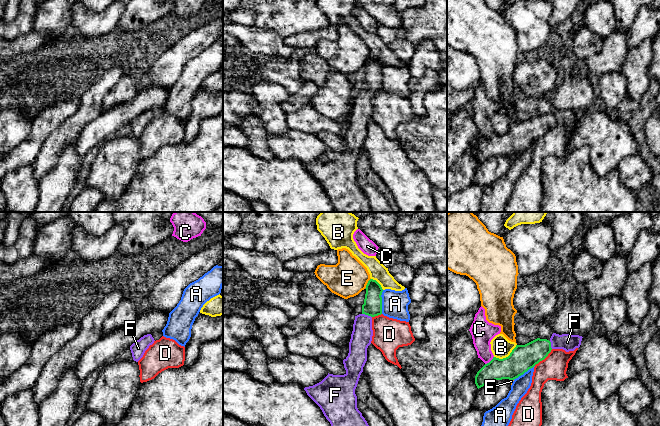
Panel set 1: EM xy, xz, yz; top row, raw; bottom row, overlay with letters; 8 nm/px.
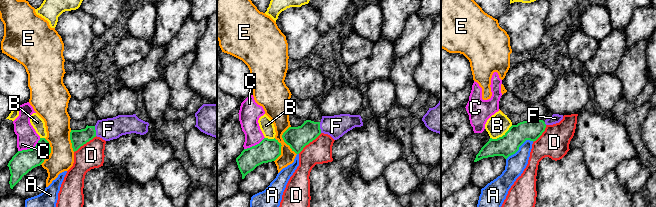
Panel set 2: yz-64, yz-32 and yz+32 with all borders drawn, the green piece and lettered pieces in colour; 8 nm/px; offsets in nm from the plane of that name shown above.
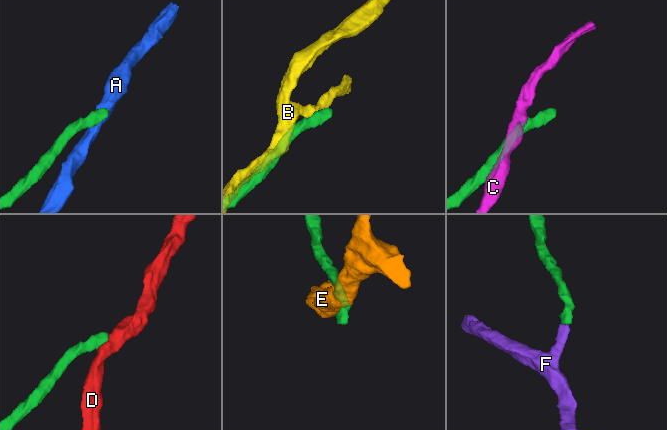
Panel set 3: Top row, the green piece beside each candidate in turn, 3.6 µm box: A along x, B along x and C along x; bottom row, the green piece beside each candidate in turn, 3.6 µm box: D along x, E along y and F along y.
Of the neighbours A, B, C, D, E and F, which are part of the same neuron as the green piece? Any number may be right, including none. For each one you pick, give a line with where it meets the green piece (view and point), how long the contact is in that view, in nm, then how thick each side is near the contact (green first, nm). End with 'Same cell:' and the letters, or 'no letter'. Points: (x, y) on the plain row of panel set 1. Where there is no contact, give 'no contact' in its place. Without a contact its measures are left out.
F: meets green in xz at (367, 90); contact 90 nm long; 150 nm thick on the green side, 170 nm on the other
Same cell: F

